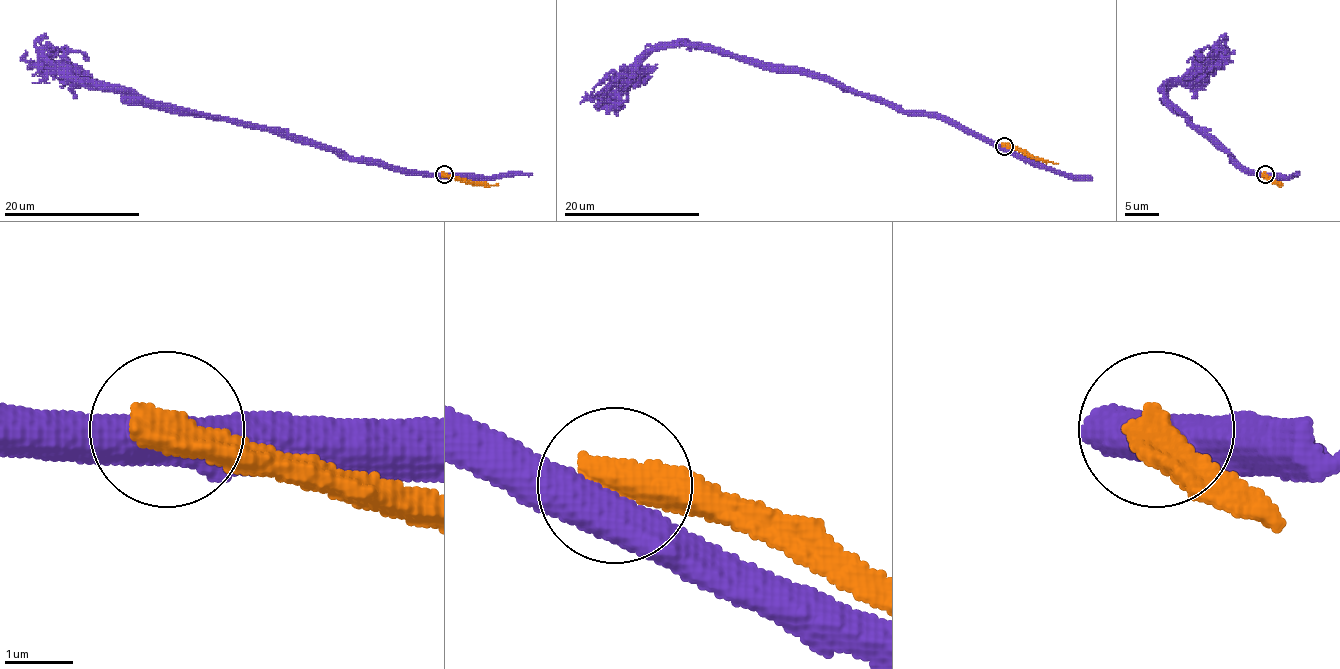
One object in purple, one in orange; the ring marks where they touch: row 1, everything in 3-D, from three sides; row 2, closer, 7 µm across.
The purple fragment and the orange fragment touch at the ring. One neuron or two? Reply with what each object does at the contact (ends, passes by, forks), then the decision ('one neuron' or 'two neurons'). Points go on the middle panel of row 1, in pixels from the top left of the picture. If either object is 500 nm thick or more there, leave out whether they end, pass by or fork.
two neurons

